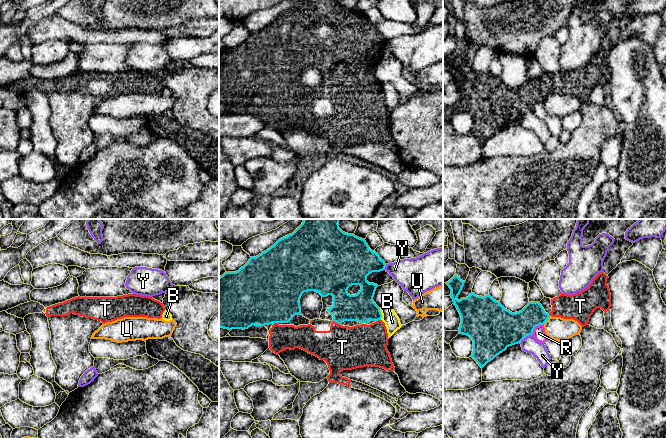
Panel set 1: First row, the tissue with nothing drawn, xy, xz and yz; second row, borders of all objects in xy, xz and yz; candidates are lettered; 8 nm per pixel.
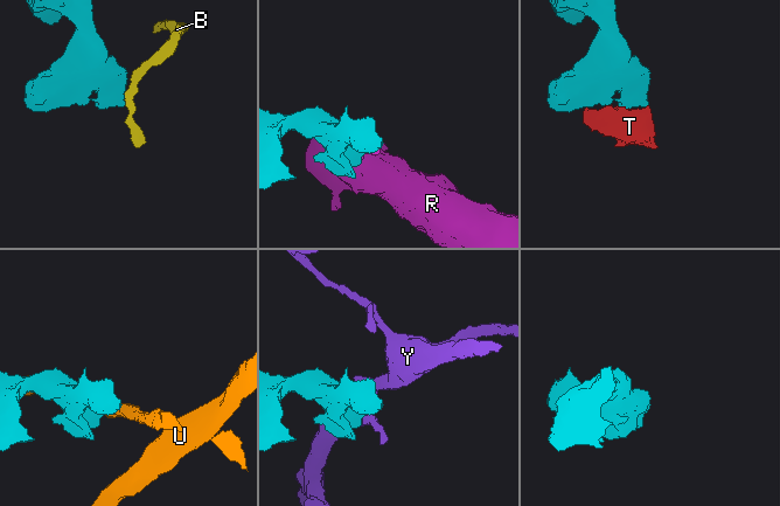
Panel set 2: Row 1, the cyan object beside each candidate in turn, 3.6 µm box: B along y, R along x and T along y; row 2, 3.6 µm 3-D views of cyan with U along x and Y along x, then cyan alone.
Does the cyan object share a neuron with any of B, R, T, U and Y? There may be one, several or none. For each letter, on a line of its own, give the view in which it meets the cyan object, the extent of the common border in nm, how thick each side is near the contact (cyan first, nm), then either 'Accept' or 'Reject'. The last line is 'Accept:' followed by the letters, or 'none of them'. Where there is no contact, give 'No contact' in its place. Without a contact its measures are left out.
B: Touches cyan in xz. Shared border 100 nm. Thickness 220 nm (cyan) against 130 nm. Reject
R: Touches cyan in yz. Shared border 130 nm. Thickness 280 nm (cyan) against 100 nm. Reject
T: Touches cyan in xz. Shared border 70 nm. Thickness 220 nm (cyan) against 360 nm. Accept
U: Touches cyan in yz. Shared border 90 nm. Thickness 220 nm (cyan) against 190 nm. Reject
Y: Touches cyan in yz. Shared border 120 nm. Thickness 360 nm (cyan) against 140 nm. Reject
Accept: T

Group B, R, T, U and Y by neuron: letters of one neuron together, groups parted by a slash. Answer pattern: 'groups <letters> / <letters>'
groups B / R / T / U / Y

